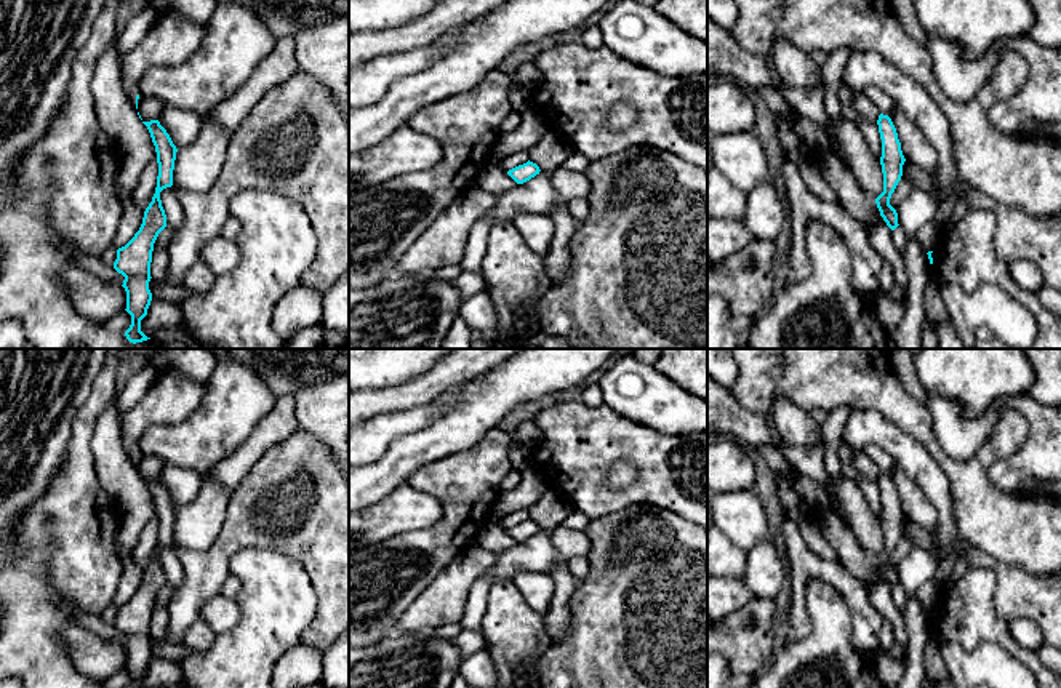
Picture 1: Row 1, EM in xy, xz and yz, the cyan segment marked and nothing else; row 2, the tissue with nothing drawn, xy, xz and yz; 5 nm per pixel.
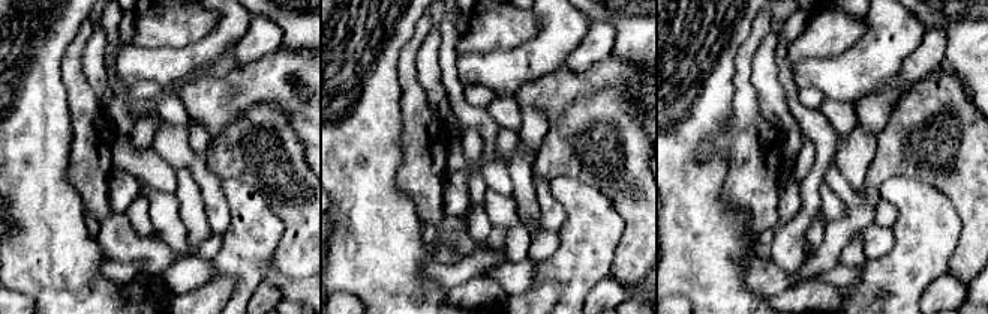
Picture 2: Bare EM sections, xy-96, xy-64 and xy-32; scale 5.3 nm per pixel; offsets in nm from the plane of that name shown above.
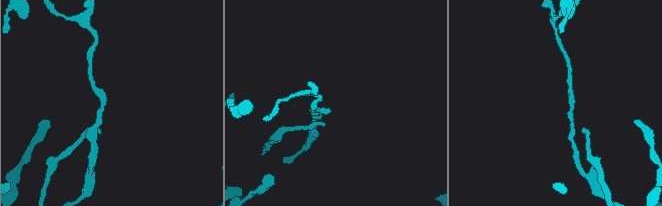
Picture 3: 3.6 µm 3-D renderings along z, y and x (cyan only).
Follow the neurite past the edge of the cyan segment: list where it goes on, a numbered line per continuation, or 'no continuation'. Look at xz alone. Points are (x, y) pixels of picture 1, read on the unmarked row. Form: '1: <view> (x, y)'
1: xz (552, 508)

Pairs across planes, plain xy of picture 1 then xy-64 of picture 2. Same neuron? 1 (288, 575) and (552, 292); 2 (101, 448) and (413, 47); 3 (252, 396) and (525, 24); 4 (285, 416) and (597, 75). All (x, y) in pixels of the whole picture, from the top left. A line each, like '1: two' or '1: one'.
1: two
2: two
3: two
4: two

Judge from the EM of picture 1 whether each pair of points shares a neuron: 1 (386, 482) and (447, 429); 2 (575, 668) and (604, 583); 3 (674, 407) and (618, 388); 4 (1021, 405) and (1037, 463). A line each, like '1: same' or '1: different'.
1: same
2: same
3: same
4: same

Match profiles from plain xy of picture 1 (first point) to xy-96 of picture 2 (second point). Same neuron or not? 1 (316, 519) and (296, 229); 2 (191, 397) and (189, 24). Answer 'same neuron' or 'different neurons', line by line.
1: same neuron
2: same neuron

